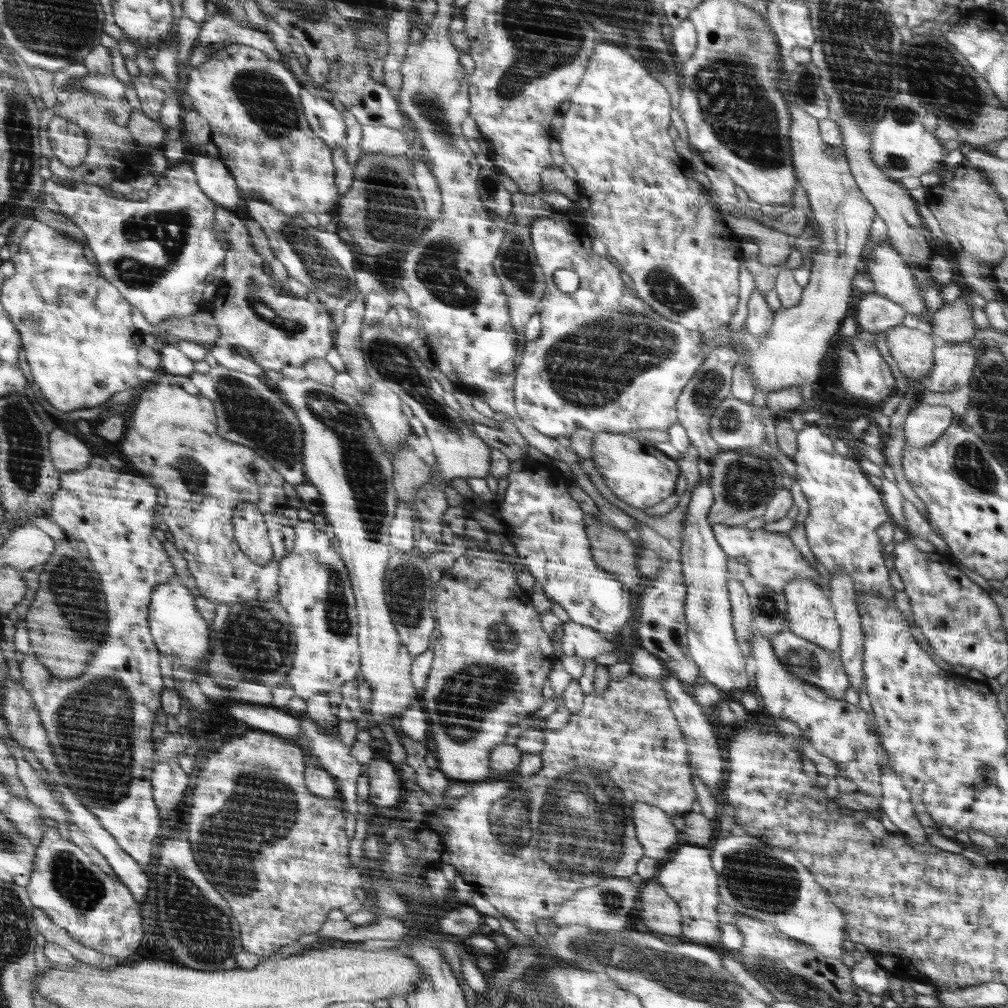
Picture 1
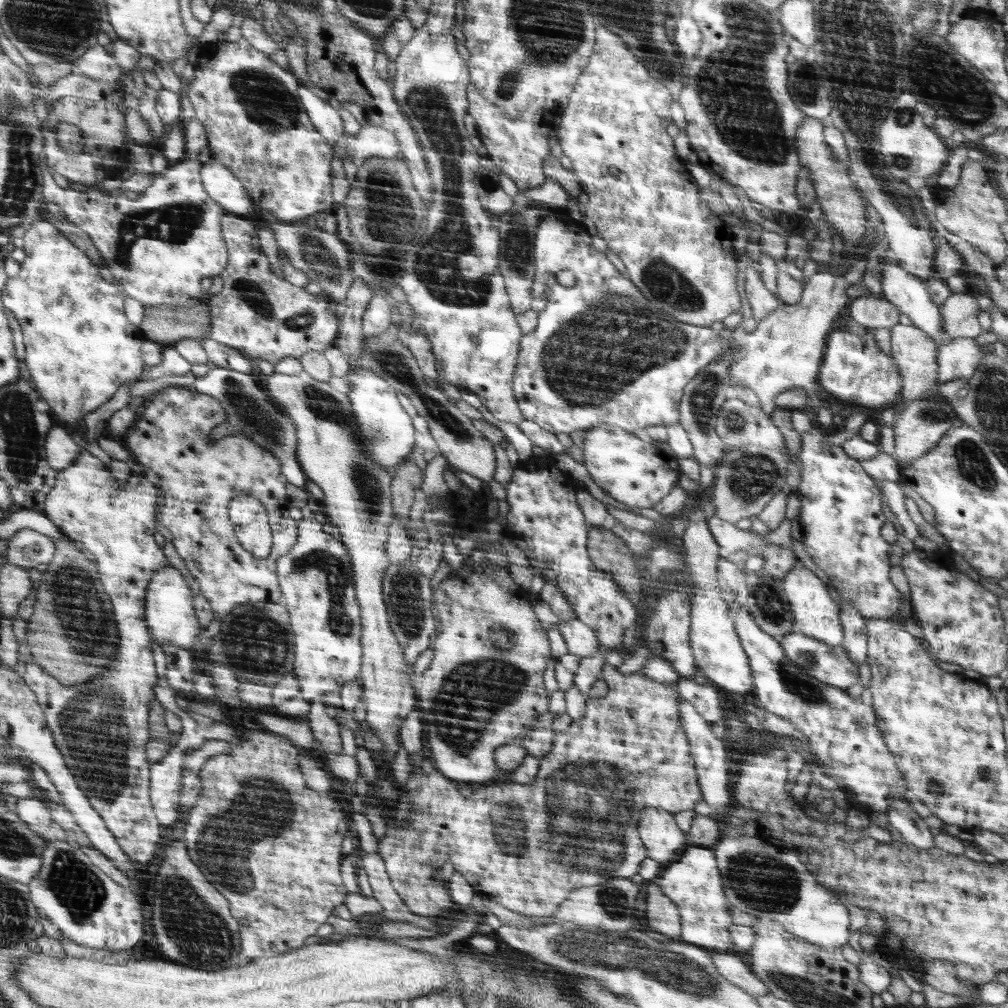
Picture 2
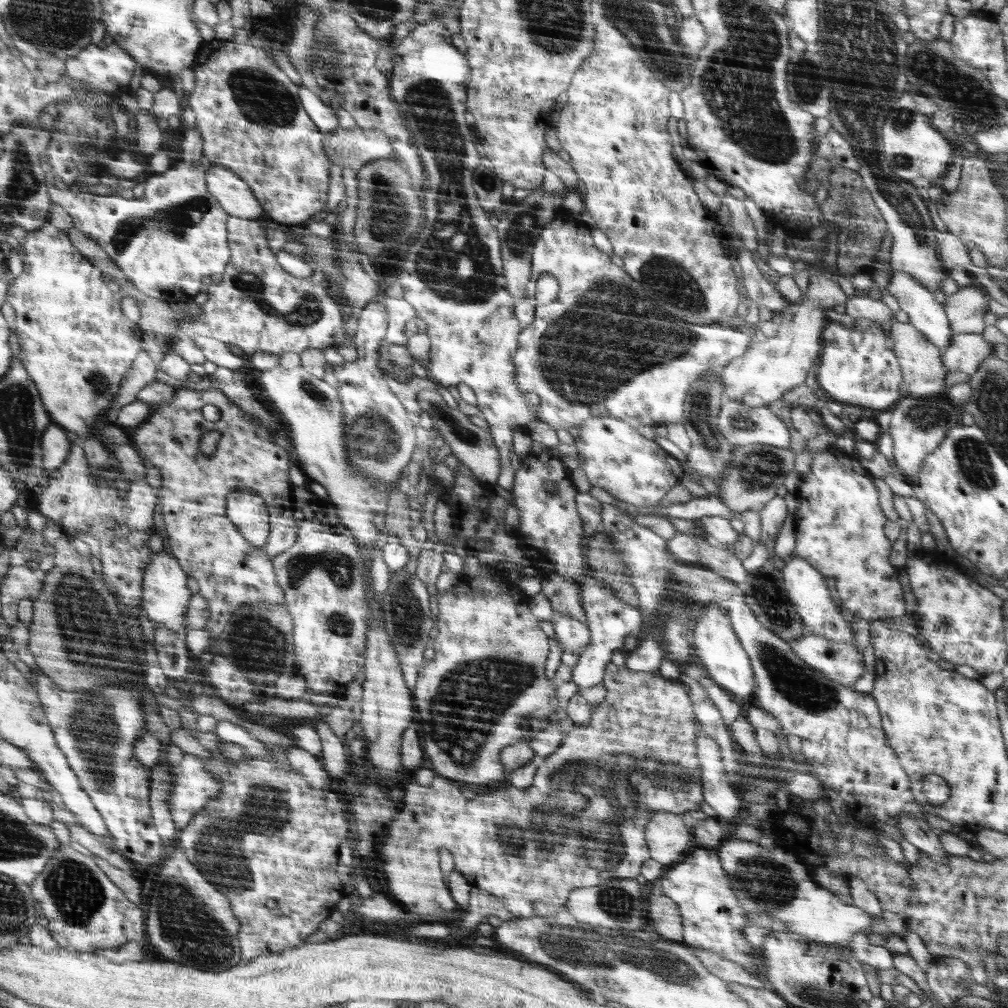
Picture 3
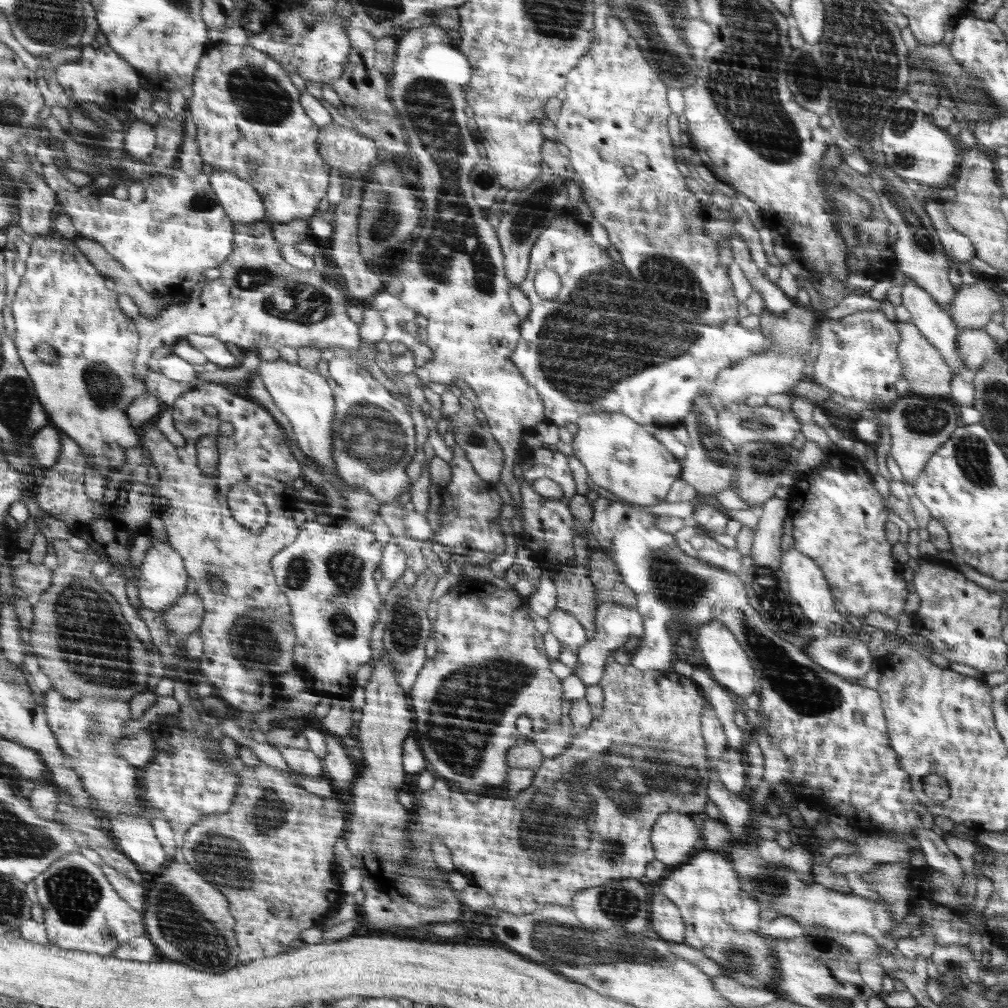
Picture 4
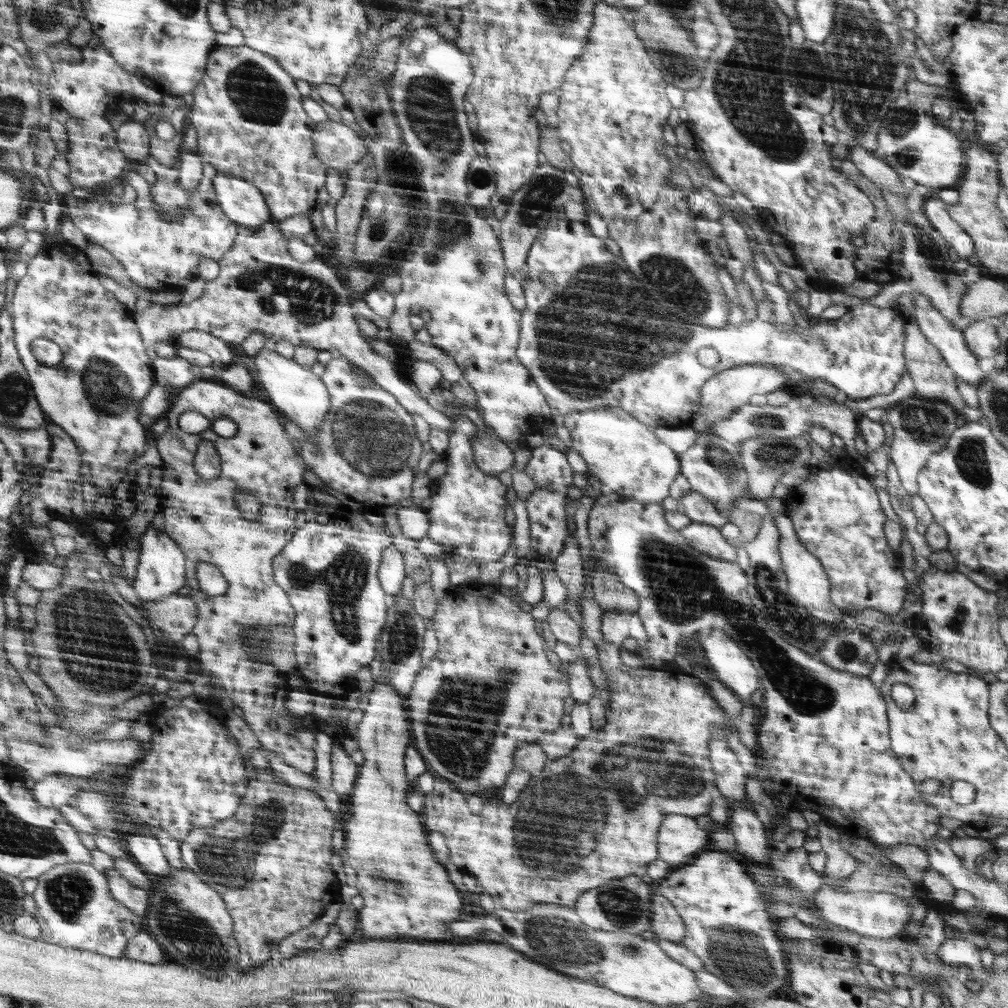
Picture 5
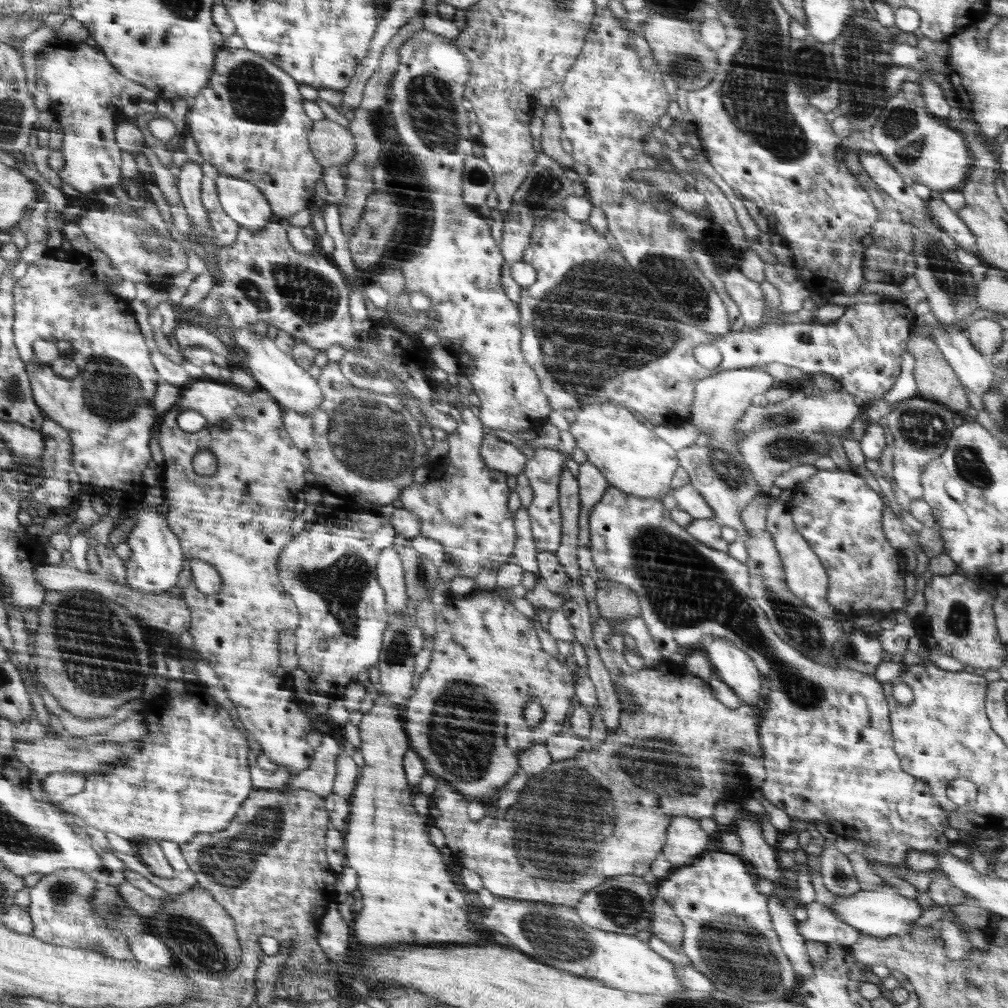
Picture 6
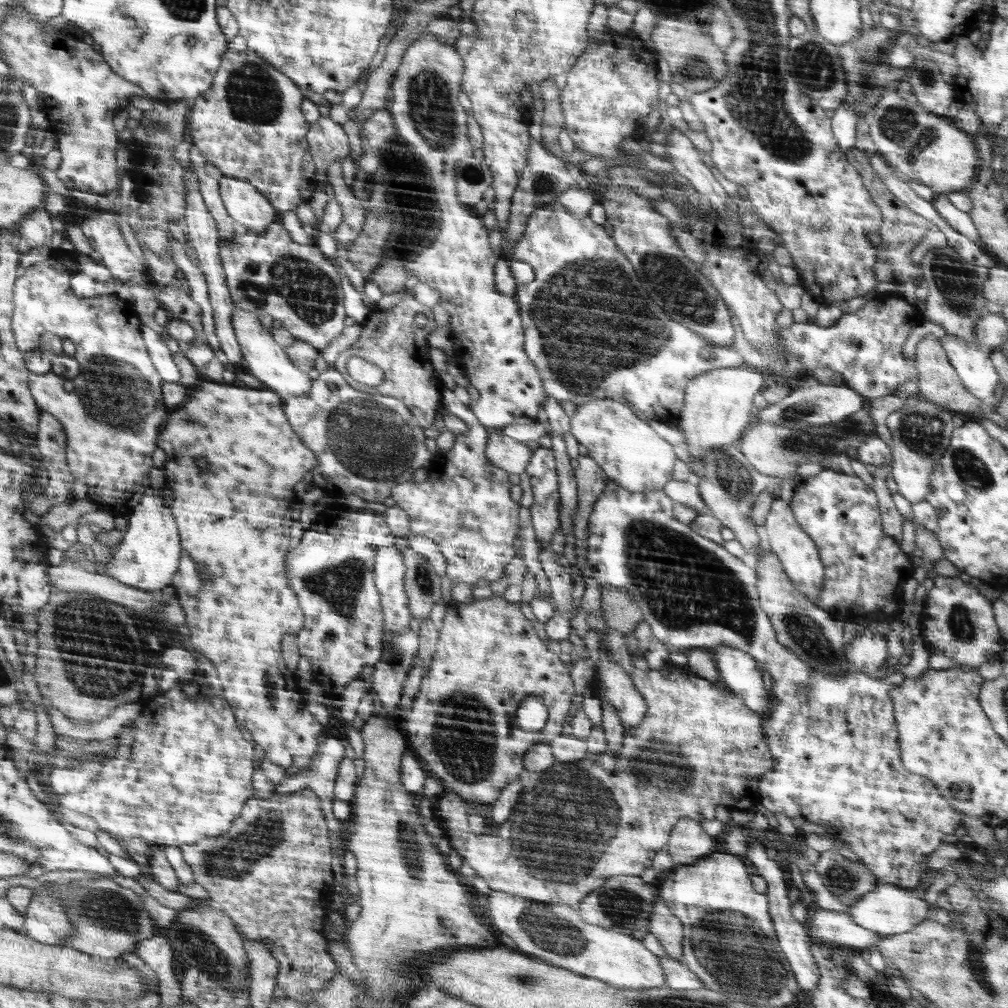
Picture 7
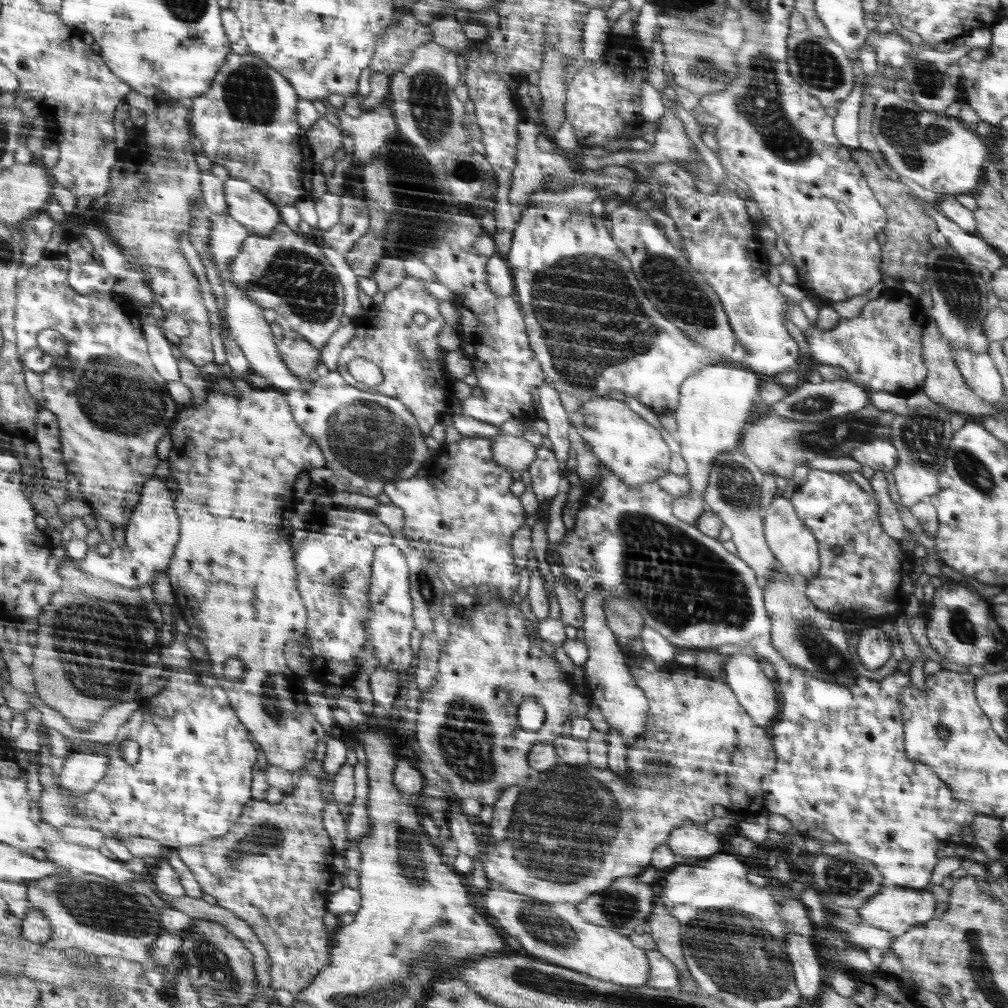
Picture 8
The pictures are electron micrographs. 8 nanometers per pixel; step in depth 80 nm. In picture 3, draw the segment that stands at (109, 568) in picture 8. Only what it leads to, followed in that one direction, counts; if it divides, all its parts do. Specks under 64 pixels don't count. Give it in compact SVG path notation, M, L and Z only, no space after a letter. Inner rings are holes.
M160 551L153 554L153 560L149 564L145 575L145 588L143 588L143 608L150 622L163 624L166 628L171 628L172 632L186 634L188 630L185 621L185 612L189 606L191 596L186 585L188 573L181 567L178 558L168 555L166 551Z

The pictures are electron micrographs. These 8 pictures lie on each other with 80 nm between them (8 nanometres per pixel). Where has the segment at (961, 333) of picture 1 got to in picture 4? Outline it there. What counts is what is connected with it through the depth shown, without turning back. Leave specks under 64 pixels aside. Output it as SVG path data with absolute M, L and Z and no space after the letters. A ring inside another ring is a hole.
M982 280L973 285L963 285L949 304L949 315L959 332L965 328L983 328L988 324L993 312L1001 312L999 287Z

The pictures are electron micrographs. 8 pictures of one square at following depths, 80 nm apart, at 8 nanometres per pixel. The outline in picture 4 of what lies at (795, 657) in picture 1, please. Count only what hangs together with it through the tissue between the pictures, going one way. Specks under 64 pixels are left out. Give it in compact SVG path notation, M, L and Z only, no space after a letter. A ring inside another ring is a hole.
M855 628L842 636L814 637L802 650L827 671L854 681L864 678L876 661L870 656L869 646L858 639Z

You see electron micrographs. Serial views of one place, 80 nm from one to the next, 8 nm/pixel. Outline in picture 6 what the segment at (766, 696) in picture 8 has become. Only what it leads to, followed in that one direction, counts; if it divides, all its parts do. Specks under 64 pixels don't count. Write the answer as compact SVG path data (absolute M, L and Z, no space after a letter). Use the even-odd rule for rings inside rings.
M712 639L706 648L707 658L719 679L725 682L743 704L757 706L763 678L755 662L726 639Z

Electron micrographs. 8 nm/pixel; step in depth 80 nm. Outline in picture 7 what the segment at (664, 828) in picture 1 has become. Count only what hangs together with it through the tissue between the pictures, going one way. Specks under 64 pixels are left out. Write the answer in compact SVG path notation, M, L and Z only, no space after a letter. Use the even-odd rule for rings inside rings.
M680 819L672 828L669 834L669 842L666 851L672 857L675 864L694 864L698 858L702 859L711 853L714 853L719 847L714 843L713 836L705 833L701 827L701 823L692 819Z

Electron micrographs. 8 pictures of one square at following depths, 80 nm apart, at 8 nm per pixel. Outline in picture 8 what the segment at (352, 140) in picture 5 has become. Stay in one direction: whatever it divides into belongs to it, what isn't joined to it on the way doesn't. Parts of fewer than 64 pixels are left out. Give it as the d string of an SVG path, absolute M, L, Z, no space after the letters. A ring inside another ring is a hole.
M324 116L307 131L310 146L314 151L314 160L317 160L318 164L324 163L326 158L332 158L343 146L342 128L330 123Z

